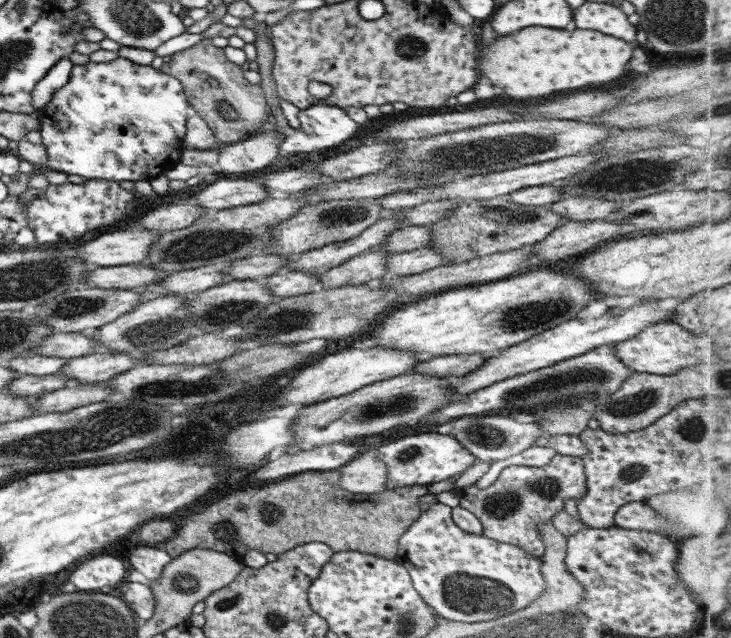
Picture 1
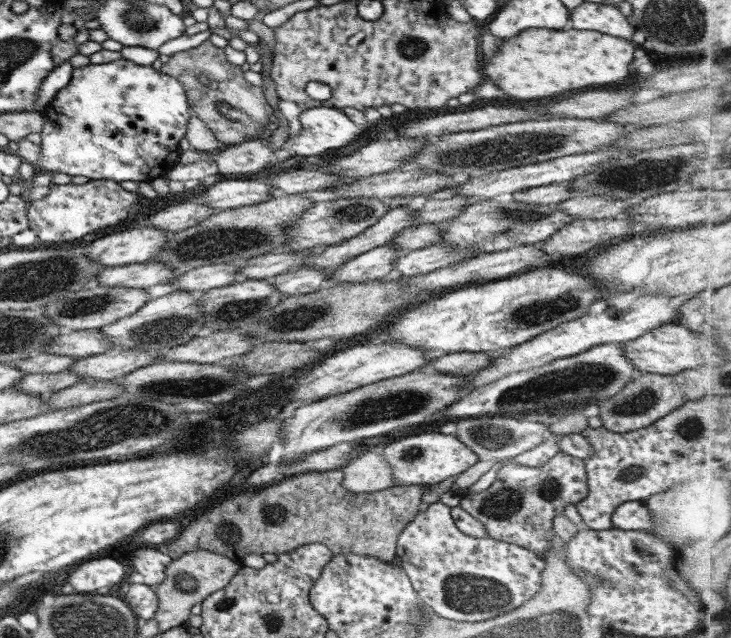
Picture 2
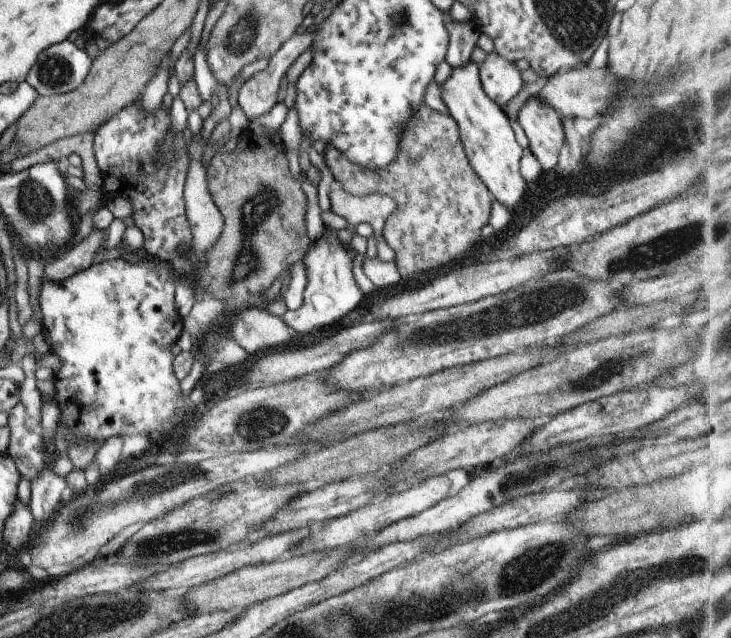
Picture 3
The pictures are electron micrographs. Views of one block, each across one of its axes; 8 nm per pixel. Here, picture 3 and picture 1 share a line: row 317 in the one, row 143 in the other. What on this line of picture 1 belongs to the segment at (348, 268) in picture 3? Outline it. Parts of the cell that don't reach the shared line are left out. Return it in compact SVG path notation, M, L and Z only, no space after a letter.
M315 104L306 110L300 111L298 115L299 128L288 131L279 146L281 154L323 154L329 152L341 144L345 144L349 138L353 138L360 128L343 109L337 106L326 106Z

